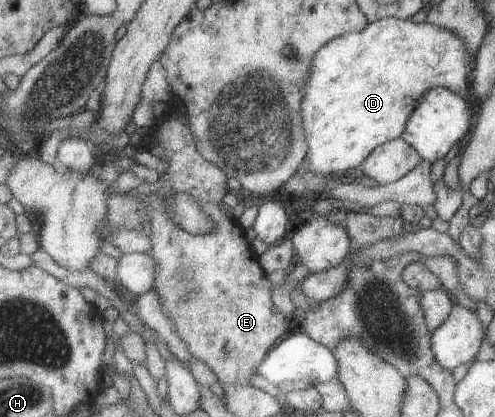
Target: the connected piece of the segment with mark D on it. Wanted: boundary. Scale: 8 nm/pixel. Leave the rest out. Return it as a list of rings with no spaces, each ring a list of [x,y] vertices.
[[[384,17],[358,32],[337,36],[323,44],[315,52],[310,76],[304,85],[301,114],[307,151],[302,167],[315,175],[328,175],[360,165],[372,149],[400,137],[408,117],[426,91],[442,87],[460,96],[469,95],[473,79],[470,64],[473,61],[455,32],[411,18]]]

